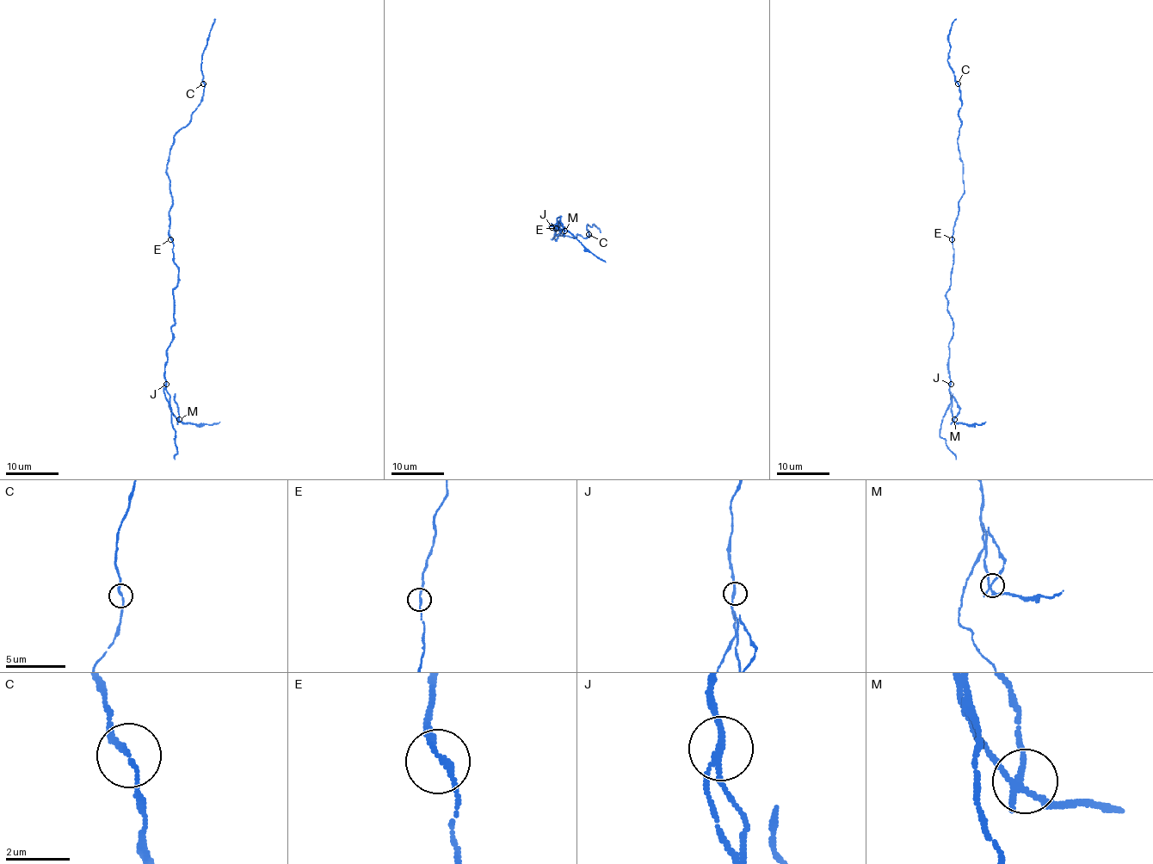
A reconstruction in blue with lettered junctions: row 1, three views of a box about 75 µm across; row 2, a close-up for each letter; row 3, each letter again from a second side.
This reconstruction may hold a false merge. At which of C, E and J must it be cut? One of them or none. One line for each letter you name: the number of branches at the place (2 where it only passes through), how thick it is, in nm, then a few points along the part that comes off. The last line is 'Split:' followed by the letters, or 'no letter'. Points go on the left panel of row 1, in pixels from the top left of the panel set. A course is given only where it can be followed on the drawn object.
J: Branches: 3. Thickness 150 nm. Course of the part to remove: (166, 384), (163, 387), (165, 398), (178, 419), (198, 424), (220, 422)
Split: J

